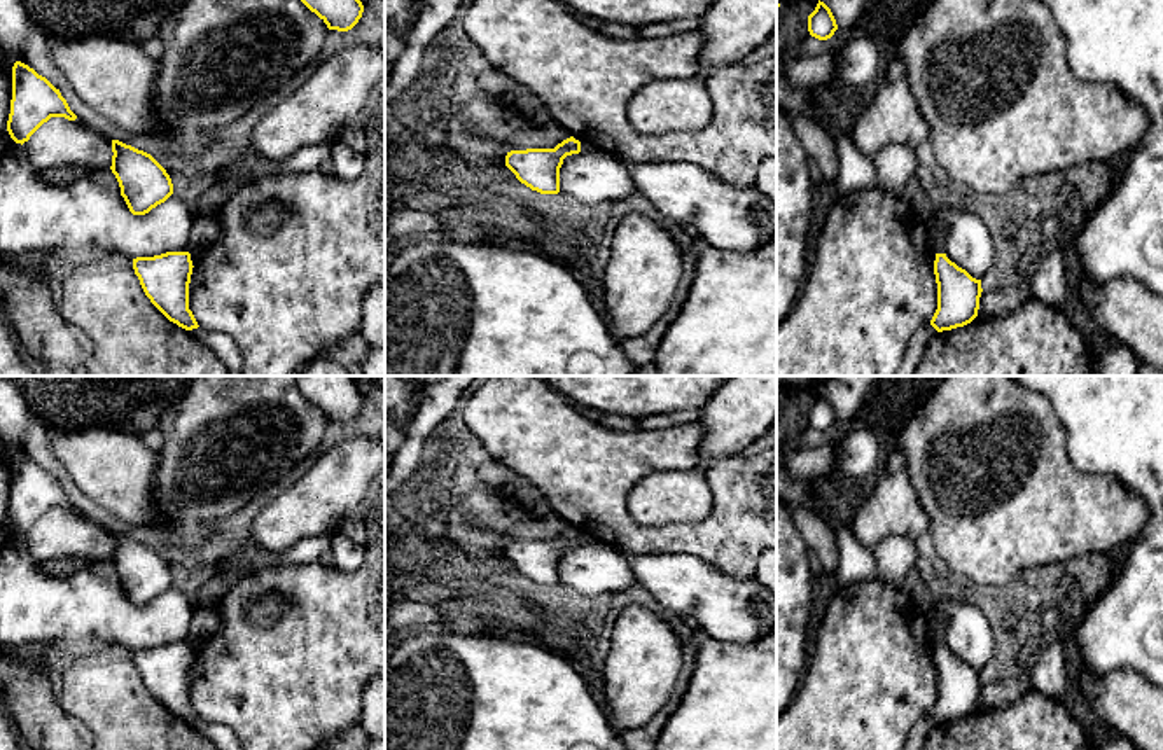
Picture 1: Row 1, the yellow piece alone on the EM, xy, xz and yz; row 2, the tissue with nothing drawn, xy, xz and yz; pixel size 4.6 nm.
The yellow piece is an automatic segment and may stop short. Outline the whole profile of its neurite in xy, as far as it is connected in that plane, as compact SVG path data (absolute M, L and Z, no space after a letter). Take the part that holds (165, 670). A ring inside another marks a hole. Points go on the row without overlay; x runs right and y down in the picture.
M166 643L133 650L135 666L145 687L170 713L185 722L199 719L189 701L192 659L189 643Z

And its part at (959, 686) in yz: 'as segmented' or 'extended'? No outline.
as segmented

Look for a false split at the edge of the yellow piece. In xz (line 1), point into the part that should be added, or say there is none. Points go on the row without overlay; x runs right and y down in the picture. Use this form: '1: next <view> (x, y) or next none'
1: next none

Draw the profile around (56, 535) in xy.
M51 509L23 535L38 561L66 558L112 558L112 530L82 510Z

